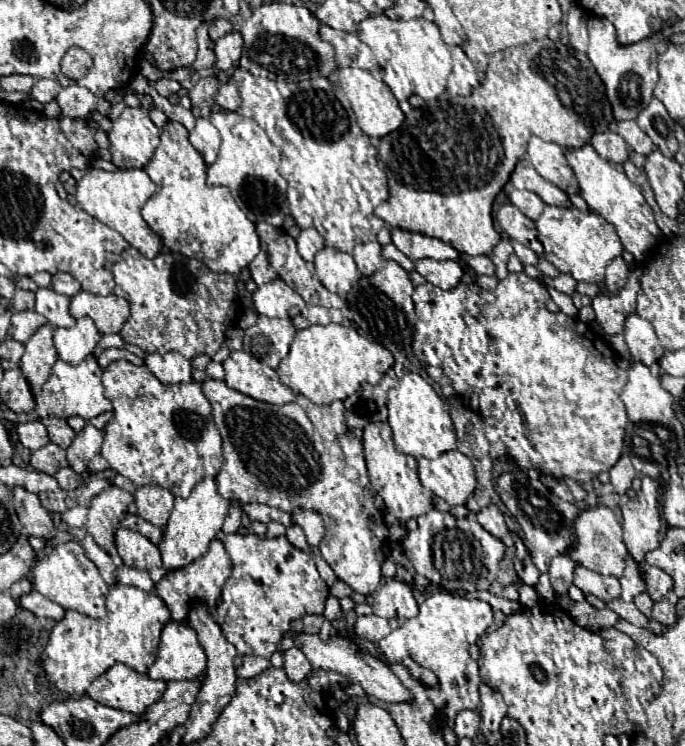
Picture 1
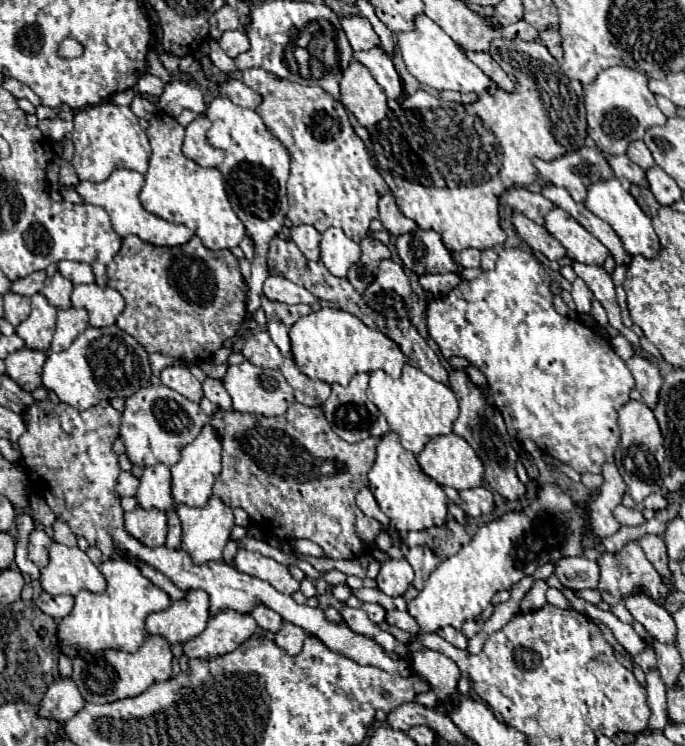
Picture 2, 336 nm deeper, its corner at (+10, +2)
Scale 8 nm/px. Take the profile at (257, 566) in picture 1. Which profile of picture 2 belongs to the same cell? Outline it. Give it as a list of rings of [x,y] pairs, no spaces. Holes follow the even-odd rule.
[[[238,549],[236,557],[234,557],[234,567],[242,573],[268,581],[274,589],[278,589],[280,593],[286,593],[286,595],[292,595],[300,589],[300,583],[296,579],[292,579],[292,575],[288,573],[288,567],[284,567],[284,565],[276,563],[274,559],[268,559],[260,553]]]

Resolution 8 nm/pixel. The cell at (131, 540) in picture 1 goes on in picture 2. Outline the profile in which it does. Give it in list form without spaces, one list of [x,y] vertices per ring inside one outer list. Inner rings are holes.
[[[136,507],[134,511],[126,513],[126,531],[148,547],[160,547],[164,545],[168,533],[166,519],[166,513],[160,509]]]

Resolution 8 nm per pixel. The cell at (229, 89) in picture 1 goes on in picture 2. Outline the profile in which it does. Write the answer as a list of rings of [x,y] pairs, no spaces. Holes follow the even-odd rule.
[[[230,79],[222,85],[222,95],[232,99],[232,103],[236,103],[240,107],[248,107],[248,109],[256,109],[262,103],[262,97],[254,89],[250,89],[242,81],[234,81],[234,79]]]

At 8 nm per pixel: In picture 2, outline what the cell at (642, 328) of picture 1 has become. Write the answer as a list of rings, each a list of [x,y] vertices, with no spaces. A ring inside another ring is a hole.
[[[640,355],[628,359],[626,365],[636,379],[636,389],[640,391],[644,403],[650,409],[654,409],[656,403],[658,403],[658,391],[660,391],[660,385],[662,385],[662,375],[660,375],[658,367],[654,363],[650,363],[648,359],[640,357]]]

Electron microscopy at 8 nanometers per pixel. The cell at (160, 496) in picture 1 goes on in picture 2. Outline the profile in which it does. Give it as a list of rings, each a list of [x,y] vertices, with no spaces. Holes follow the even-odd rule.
[[[162,463],[144,467],[144,475],[140,477],[140,487],[136,493],[136,501],[144,509],[162,509],[168,511],[174,505],[172,497],[172,475],[170,469]]]

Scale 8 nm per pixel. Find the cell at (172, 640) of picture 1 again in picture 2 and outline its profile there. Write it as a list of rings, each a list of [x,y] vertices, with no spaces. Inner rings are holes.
[[[190,589],[182,599],[172,601],[168,609],[148,615],[146,633],[164,635],[172,645],[186,643],[188,639],[204,631],[208,619],[208,593],[200,589]]]

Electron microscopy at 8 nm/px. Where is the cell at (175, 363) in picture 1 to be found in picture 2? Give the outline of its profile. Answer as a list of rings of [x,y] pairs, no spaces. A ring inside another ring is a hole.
[[[166,367],[160,373],[160,379],[166,387],[178,391],[180,395],[194,403],[200,403],[200,399],[204,397],[202,383],[188,371],[188,367]]]

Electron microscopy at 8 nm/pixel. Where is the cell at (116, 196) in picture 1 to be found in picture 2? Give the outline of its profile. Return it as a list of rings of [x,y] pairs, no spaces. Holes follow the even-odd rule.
[[[116,169],[106,181],[102,183],[92,183],[92,181],[82,181],[76,191],[84,197],[86,203],[102,207],[108,215],[110,215],[110,223],[112,229],[120,235],[120,237],[128,237],[128,235],[138,235],[142,241],[148,241],[152,245],[166,245],[166,247],[176,247],[176,245],[184,245],[194,237],[194,231],[188,229],[186,225],[176,225],[170,223],[150,211],[146,211],[138,199],[140,189],[144,185],[144,175],[130,171],[130,169]]]

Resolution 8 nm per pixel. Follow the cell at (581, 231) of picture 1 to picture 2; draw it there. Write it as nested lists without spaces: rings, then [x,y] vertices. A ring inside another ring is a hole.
[[[554,207],[546,215],[544,227],[564,245],[564,249],[568,251],[568,257],[578,263],[602,265],[610,255],[608,249],[594,235],[590,235],[578,221],[574,221],[560,207]]]

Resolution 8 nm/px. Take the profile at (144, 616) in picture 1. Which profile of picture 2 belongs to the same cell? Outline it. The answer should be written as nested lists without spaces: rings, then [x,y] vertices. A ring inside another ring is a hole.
[[[106,559],[100,563],[100,571],[104,573],[108,587],[104,593],[80,591],[74,599],[74,609],[68,617],[62,619],[58,627],[58,643],[64,653],[70,657],[80,655],[80,651],[100,651],[100,649],[122,649],[122,651],[138,651],[138,647],[146,639],[144,621],[154,611],[164,611],[172,601],[170,597],[156,587],[150,579],[146,579],[140,569],[126,559]]]

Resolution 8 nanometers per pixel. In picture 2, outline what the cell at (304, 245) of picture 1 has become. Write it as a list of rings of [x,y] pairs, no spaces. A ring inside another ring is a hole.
[[[298,225],[292,227],[292,241],[298,245],[298,249],[304,253],[306,259],[310,261],[318,261],[320,257],[320,233],[312,227],[312,225]]]

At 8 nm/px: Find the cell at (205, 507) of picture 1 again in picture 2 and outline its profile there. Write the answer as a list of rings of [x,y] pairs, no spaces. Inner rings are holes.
[[[204,425],[200,435],[182,449],[178,465],[170,467],[174,503],[188,503],[192,507],[202,507],[210,499],[214,479],[216,479],[216,475],[220,473],[220,467],[222,467],[220,451],[222,451],[222,443],[220,443],[218,433],[210,425]]]

